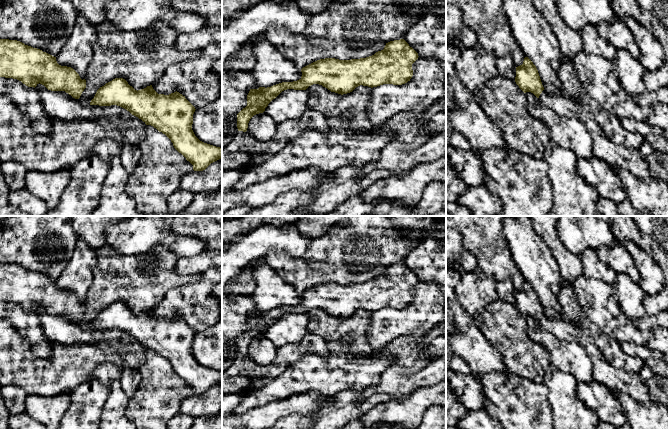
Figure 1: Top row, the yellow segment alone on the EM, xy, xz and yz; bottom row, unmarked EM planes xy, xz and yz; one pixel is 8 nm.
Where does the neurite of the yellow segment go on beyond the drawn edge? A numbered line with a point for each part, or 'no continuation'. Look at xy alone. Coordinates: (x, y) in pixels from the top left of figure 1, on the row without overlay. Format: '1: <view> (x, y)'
no continuation

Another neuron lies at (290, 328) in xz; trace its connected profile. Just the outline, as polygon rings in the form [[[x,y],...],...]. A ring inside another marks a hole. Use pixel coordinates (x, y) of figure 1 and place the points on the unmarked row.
[[[287,313],[282,315],[265,332],[264,337],[278,349],[287,344],[297,344],[307,334],[306,314]]]

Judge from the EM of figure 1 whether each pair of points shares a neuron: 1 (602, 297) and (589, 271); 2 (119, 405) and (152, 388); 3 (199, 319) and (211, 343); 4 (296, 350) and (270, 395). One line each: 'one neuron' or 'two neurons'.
1: two neurons
2: two neurons
3: two neurons
4: two neurons

